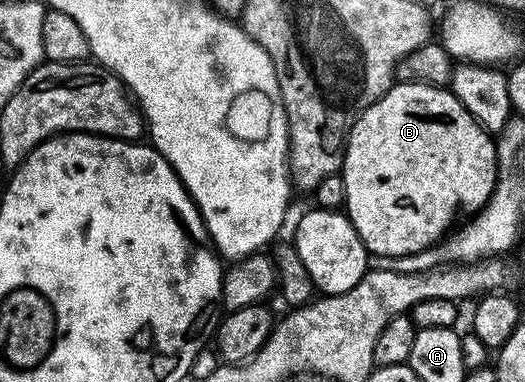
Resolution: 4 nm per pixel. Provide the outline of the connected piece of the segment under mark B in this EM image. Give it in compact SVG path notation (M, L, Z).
M418 81L395 83L376 103L372 103L358 118L350 129L350 136L346 138L346 157L342 161L340 176L346 192L344 212L356 227L367 250L376 256L406 257L427 249L435 244L453 226L457 213L475 214L489 199L497 184L497 151L495 138L487 133L474 116L460 104L457 97L449 88L436 85L422 85Z

